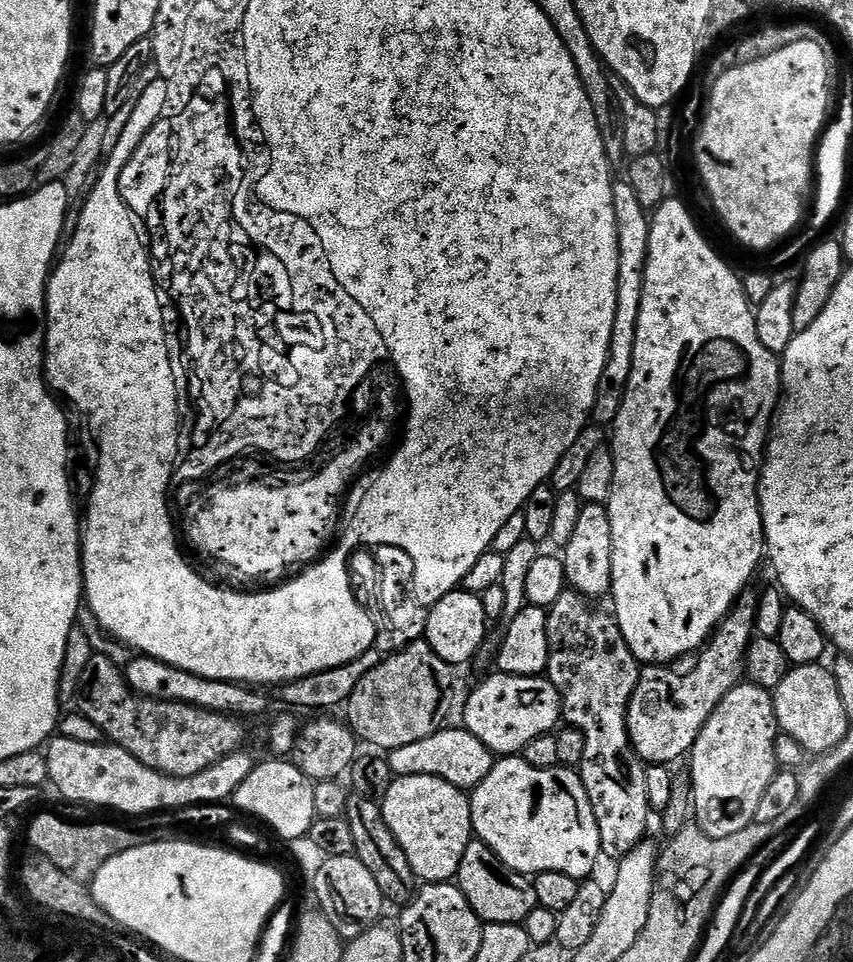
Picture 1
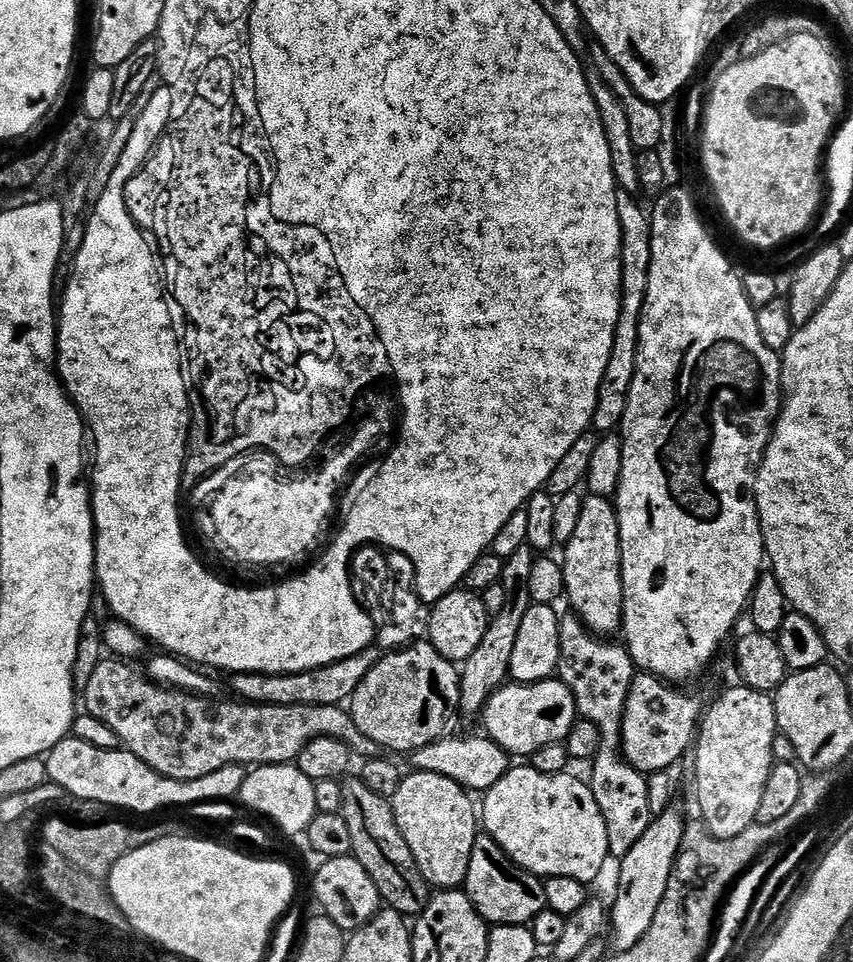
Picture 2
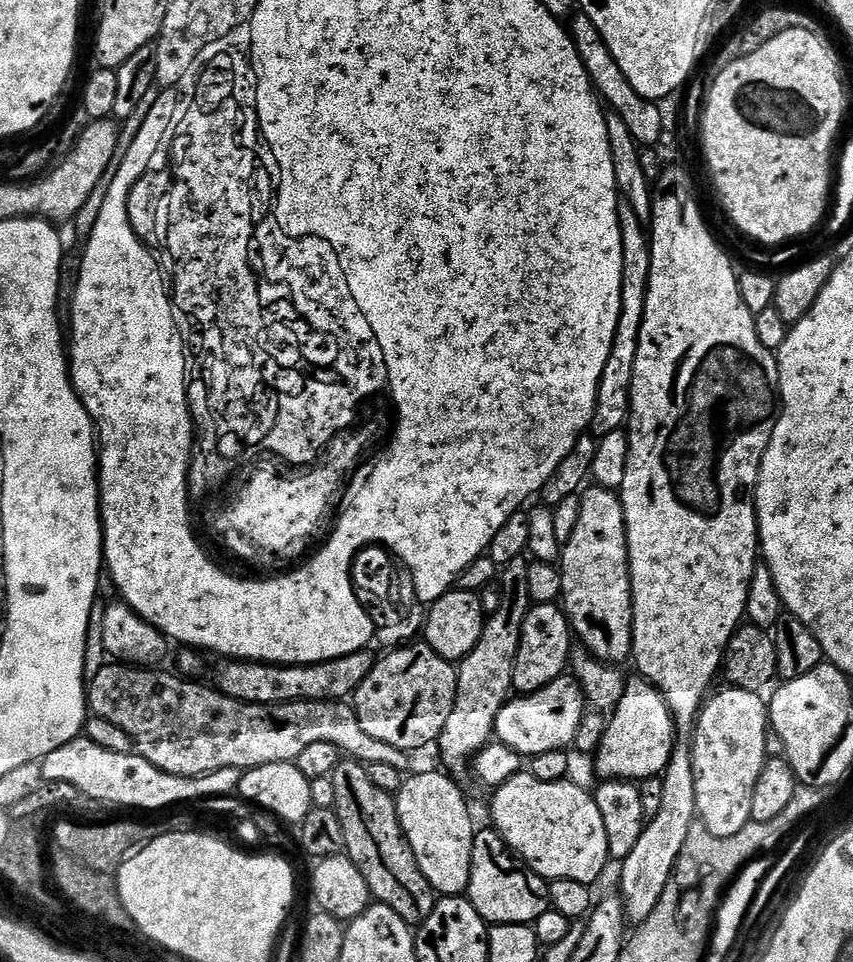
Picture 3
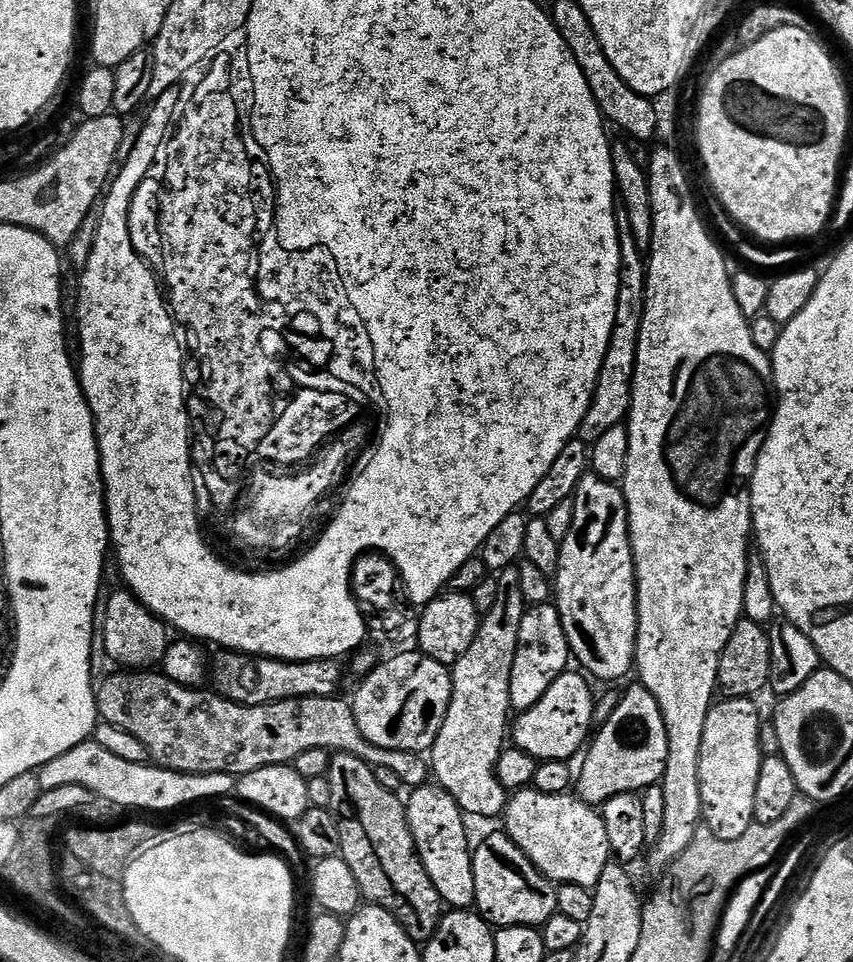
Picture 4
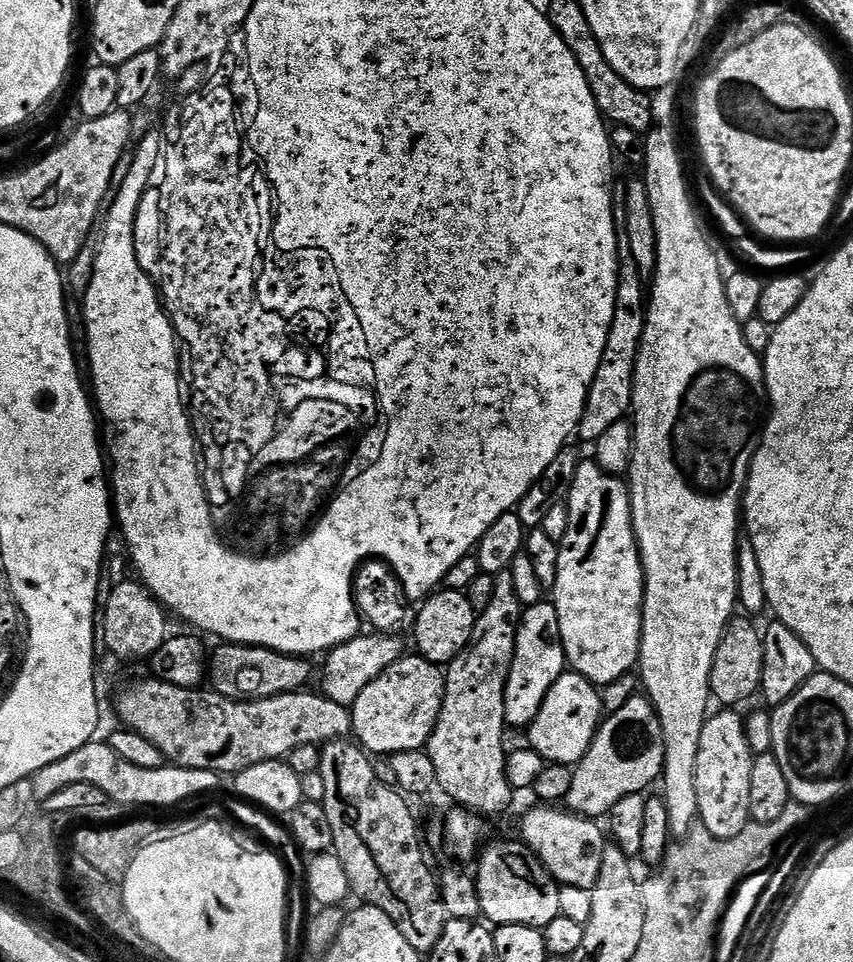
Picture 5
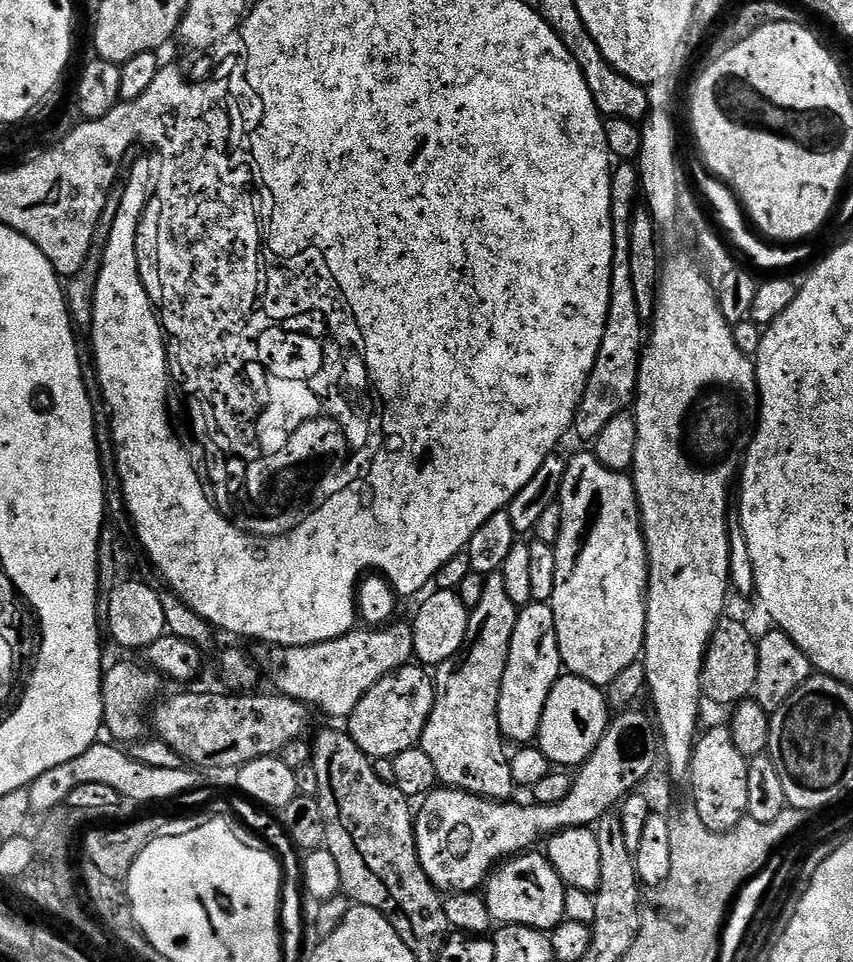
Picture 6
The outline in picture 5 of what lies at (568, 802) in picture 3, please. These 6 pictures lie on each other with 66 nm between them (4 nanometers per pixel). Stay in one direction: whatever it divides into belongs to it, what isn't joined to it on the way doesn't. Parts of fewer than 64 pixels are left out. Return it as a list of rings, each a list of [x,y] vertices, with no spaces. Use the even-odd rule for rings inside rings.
[[[560,806],[536,807],[540,808],[530,809],[520,824],[519,835],[523,843],[540,857],[549,874],[561,885],[593,888],[598,882],[598,870],[602,870],[605,829],[603,832],[596,825],[599,823],[595,819],[577,816],[575,812],[569,812]]]

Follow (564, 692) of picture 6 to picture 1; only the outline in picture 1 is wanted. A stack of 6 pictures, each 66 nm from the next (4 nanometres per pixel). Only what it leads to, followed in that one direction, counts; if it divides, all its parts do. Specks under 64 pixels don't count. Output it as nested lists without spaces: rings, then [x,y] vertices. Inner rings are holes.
[[[495,675],[469,694],[462,724],[497,757],[512,758],[523,753],[530,742],[557,731],[556,723],[562,720],[560,692],[547,678]]]

